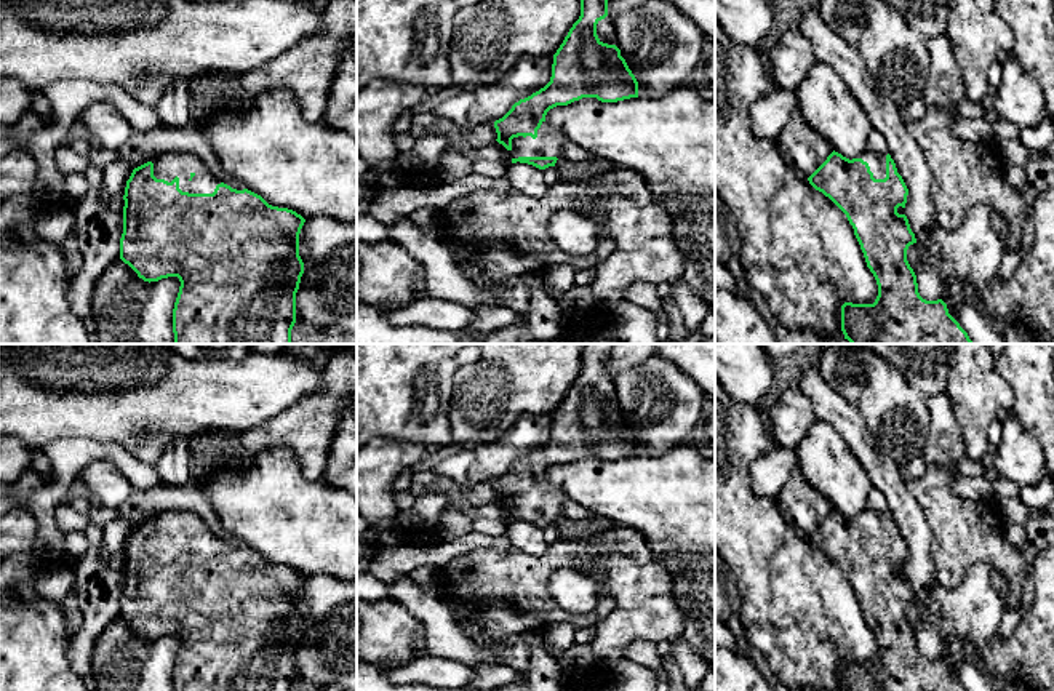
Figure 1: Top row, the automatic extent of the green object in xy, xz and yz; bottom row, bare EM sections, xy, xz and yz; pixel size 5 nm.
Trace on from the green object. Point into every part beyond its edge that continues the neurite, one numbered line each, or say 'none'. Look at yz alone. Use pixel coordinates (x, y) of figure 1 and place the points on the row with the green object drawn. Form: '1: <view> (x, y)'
1: yz (877, 163)

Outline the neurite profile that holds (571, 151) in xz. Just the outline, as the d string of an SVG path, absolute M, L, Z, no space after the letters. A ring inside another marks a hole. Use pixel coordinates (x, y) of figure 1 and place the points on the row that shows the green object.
M566 139L563 144L563 158L566 160L574 160L574 162L582 162L582 160L592 160L595 155L584 147L574 144L573 141Z

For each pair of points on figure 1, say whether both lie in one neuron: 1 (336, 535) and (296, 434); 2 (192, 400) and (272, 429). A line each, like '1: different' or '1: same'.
1: different
2: different

